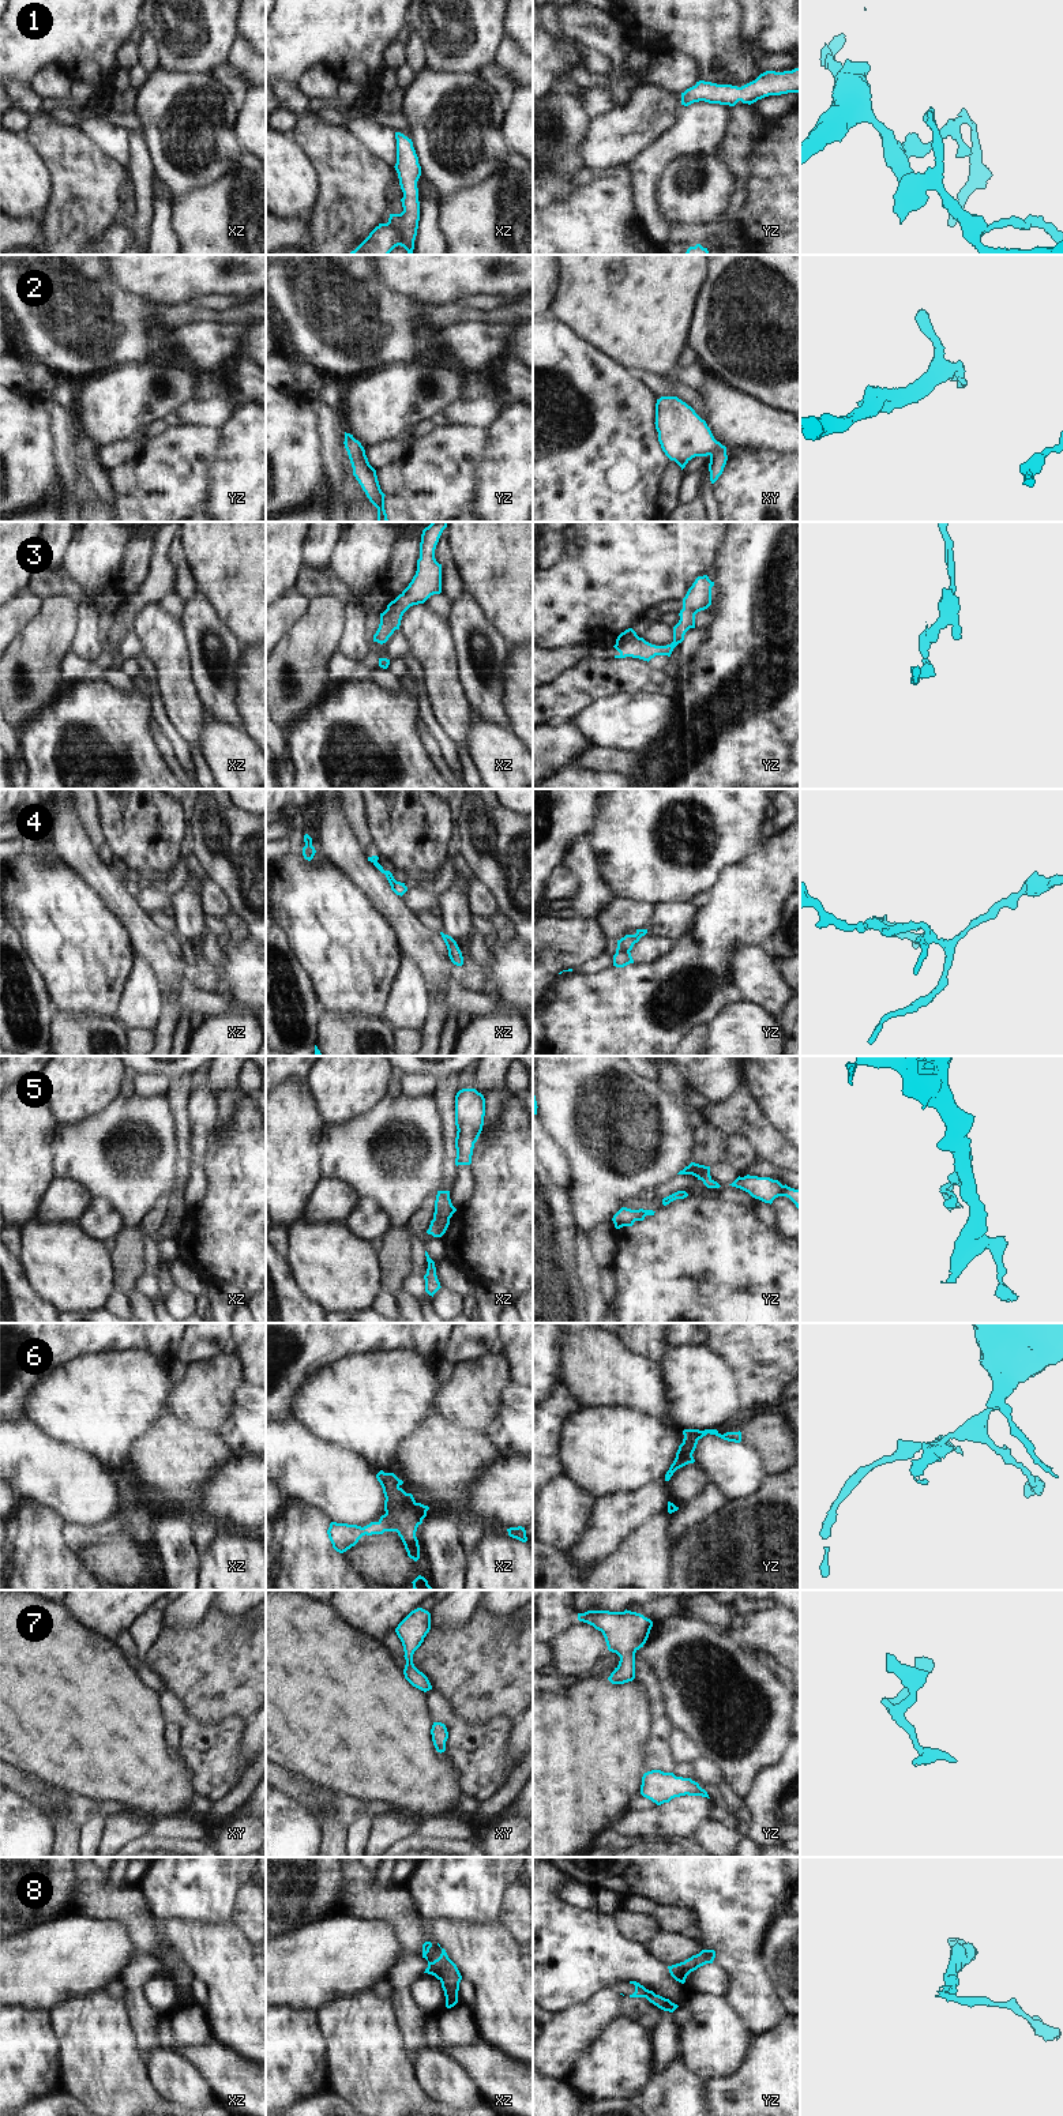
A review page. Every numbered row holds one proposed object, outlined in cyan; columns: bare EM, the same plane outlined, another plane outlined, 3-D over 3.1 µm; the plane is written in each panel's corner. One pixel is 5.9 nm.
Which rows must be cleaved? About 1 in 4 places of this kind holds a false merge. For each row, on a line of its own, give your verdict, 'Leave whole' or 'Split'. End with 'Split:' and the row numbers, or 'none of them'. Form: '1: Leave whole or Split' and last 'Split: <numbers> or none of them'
1: Leave whole
2: Leave whole
3: Split
4: Split
5: Leave whole
6: Leave whole
7: Leave whole
8: Split
Split: 3, 4, 8

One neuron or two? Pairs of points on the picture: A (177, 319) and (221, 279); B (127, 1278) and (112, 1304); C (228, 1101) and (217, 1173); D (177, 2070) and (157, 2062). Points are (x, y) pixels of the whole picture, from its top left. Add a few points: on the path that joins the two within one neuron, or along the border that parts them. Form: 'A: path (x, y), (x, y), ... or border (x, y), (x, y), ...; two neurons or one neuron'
A: border (203, 294), (198, 297); two neurons
B: border (115, 1289), (127, 1296); two neurons
C: border (237, 1105), (230, 1127), (217, 1145); two neurons
D: path (172, 2070), (162, 2064); one neuron

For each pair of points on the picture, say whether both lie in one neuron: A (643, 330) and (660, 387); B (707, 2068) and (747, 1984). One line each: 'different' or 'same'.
A: different
B: different

